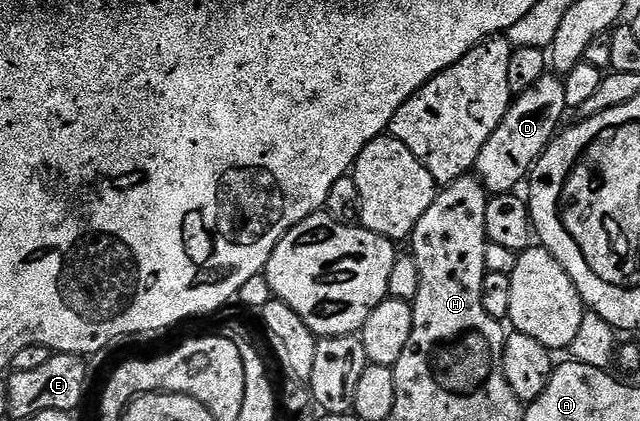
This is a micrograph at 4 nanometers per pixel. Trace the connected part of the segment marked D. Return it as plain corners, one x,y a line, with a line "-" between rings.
551,72
543,73
526,88
526,92
515,95
502,123
483,145
474,167
477,177
491,195
511,193
518,188
518,183
522,181
522,184
531,175
533,166
556,137
562,126
560,121
569,110
563,77

